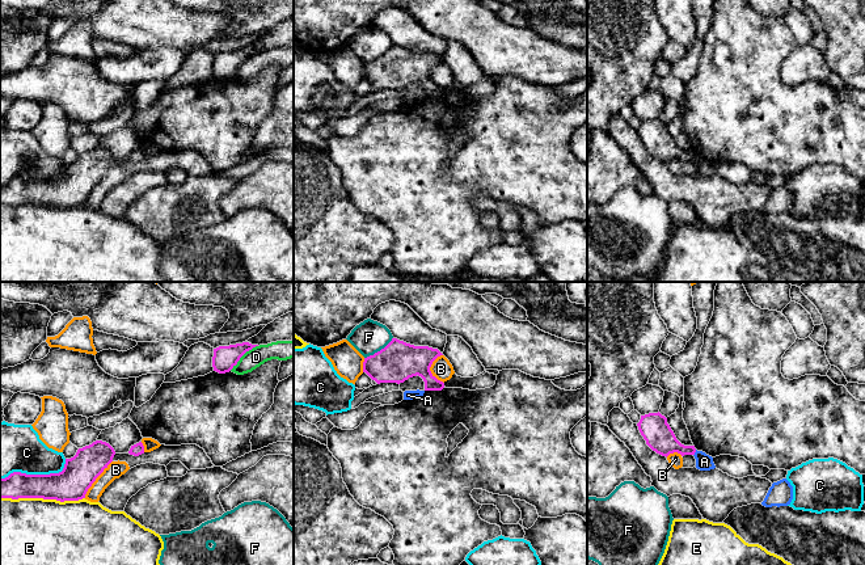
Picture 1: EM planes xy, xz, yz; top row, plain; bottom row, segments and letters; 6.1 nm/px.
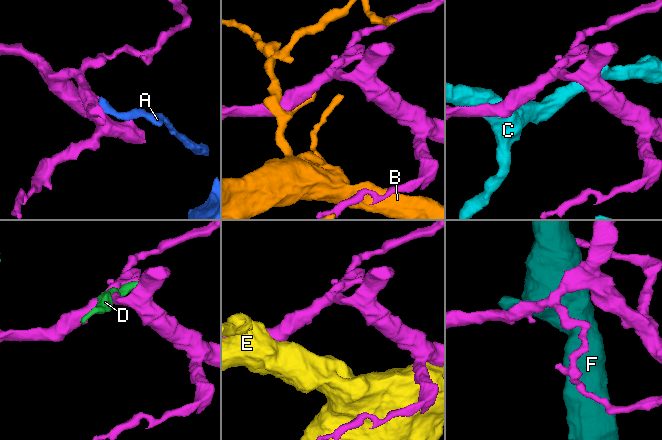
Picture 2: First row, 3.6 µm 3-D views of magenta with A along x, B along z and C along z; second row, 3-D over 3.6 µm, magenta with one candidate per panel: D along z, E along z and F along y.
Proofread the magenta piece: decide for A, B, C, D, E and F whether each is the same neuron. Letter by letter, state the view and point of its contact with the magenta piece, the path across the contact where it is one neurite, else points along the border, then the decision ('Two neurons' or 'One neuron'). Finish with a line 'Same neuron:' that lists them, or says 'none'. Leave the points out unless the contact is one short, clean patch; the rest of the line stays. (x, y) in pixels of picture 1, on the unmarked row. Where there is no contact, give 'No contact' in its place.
A: Touches magenta at yz (695, 157). Boundary: yz (696, 156), (693, 161). Two neurons
B: Touches magenta at xy (96, 184). Two neurons
C: Touches magenta at xy (36, 181). Two neurons
D: Touches magenta at xy (243, 60). Two neurons
E: Touches magenta at xy (42, 203). Two neurons
F: Touches magenta at xz (380, 57). Boundary: xz (392, 43), (383, 54), (365, 64). Two neurons
Same neuron: none

